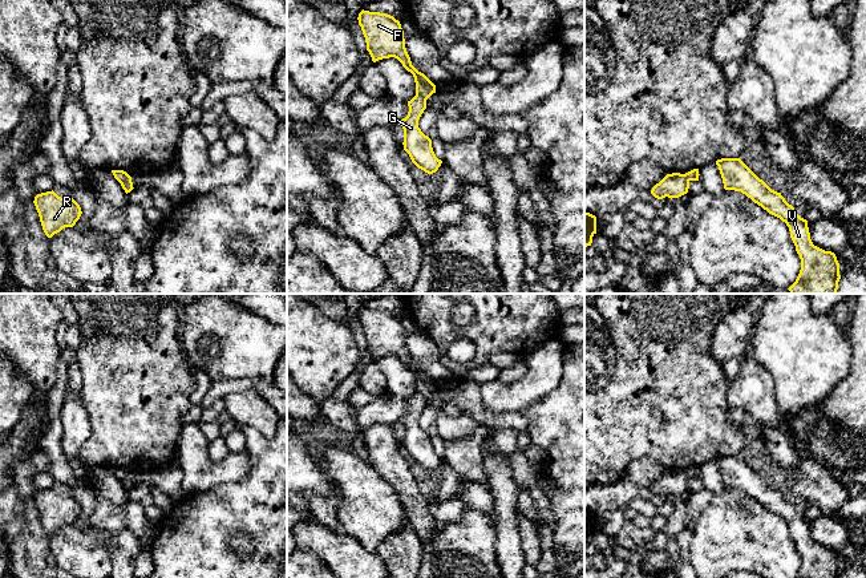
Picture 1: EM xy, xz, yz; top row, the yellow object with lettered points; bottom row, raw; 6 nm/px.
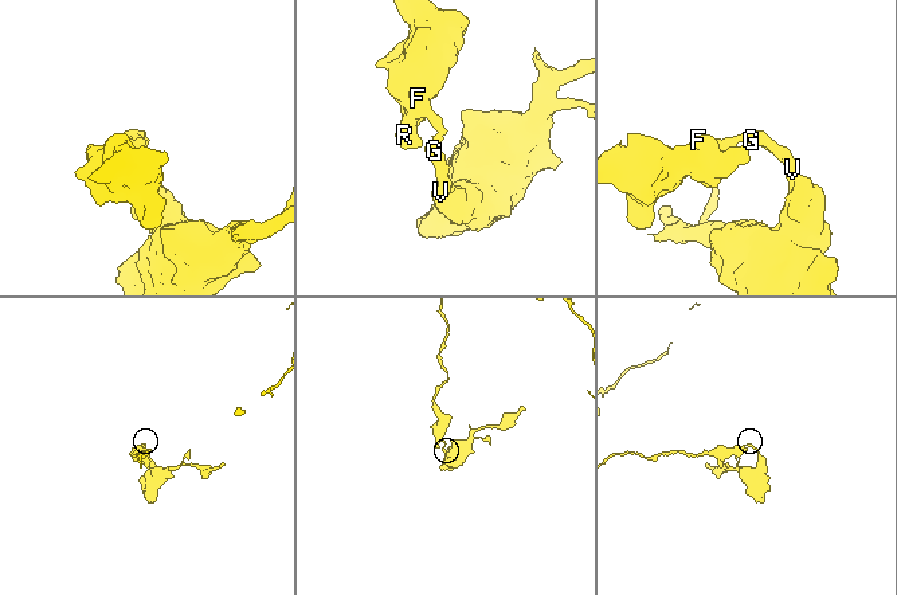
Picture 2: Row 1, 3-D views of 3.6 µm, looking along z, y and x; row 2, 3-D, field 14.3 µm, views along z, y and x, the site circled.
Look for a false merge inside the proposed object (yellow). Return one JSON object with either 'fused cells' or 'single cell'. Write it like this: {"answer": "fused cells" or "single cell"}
{"answer": "fused cells"}

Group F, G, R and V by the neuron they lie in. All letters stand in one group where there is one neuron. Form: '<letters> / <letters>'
F R / G V

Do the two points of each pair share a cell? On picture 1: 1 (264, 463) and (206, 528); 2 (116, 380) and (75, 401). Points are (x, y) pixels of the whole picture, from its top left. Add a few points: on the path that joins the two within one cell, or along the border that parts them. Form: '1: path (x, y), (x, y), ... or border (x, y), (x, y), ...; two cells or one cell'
1: path (257, 480), (223, 510); one cell
2: border (80, 392), (80, 400), (92, 428); two cells

